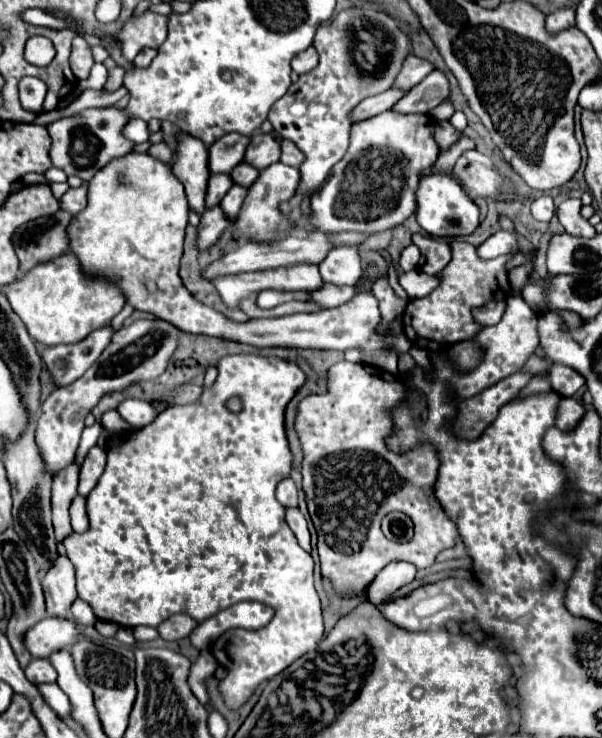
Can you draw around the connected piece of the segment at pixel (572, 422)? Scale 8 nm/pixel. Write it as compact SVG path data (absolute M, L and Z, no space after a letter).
M562 397L558 403L558 411L556 411L556 427L560 431L572 431L584 417L586 409L582 407L582 403L578 403L572 397Z

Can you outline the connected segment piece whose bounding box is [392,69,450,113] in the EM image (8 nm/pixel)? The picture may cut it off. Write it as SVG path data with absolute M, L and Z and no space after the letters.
M432 71L424 81L406 91L406 95L392 107L400 113L428 113L444 99L448 99L450 85L442 71Z

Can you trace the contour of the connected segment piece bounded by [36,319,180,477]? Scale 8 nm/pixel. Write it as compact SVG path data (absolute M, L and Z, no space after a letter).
M138 319L130 327L122 327L114 333L112 343L104 349L98 361L72 385L60 387L48 395L42 403L36 423L36 445L44 459L48 473L54 477L74 461L74 453L84 429L84 417L100 401L104 393L122 391L134 381L156 379L166 371L166 365L176 349L178 329L162 319Z

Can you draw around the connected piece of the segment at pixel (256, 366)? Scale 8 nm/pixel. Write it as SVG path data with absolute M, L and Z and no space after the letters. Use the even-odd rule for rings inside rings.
M228 355L228 357L222 357L216 367L218 367L218 377L216 377L214 385L204 387L198 401L166 409L164 413L160 413L156 417L154 423L150 423L142 429L134 429L132 433L120 435L120 445L112 445L106 449L106 453L108 453L106 469L98 481L98 485L86 497L90 529L80 535L78 533L70 535L64 541L64 547L68 551L68 559L72 561L72 565L76 569L78 597L92 607L92 611L98 619L112 621L122 627L130 627L130 629L134 629L138 625L158 627L160 621L166 621L170 615L180 613L180 611L186 611L196 621L204 621L204 619L216 615L218 611L234 605L236 601L258 601L264 605L272 605L276 609L274 619L260 631L228 630L211 644L211 651L217 662L226 667L226 671L228 671L226 679L220 683L220 691L224 695L226 705L234 709L234 707L240 707L262 681L272 679L274 675L282 673L290 663L294 663L298 657L302 657L308 651L314 651L316 645L320 643L320 637L324 635L324 625L322 625L320 599L314 589L312 557L298 545L294 533L290 531L290 527L284 521L284 507L274 497L276 485L284 477L290 475L290 467L292 467L292 451L290 451L290 445L286 439L286 429L284 429L284 411L286 411L286 405L290 403L290 399L306 383L308 377L298 367L296 361L288 361L288 359L280 359L280 357L262 357L262 355ZM234 395L238 395L242 399L242 411L238 415L234 415L226 409L228 397L234 397Z

